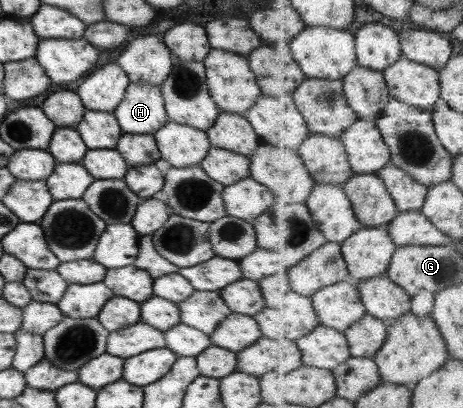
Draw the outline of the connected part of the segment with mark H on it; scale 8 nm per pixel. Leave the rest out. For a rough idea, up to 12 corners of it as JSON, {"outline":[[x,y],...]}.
{"outline":[[128,83],[112,112],[122,133],[167,121],[158,86]]}

